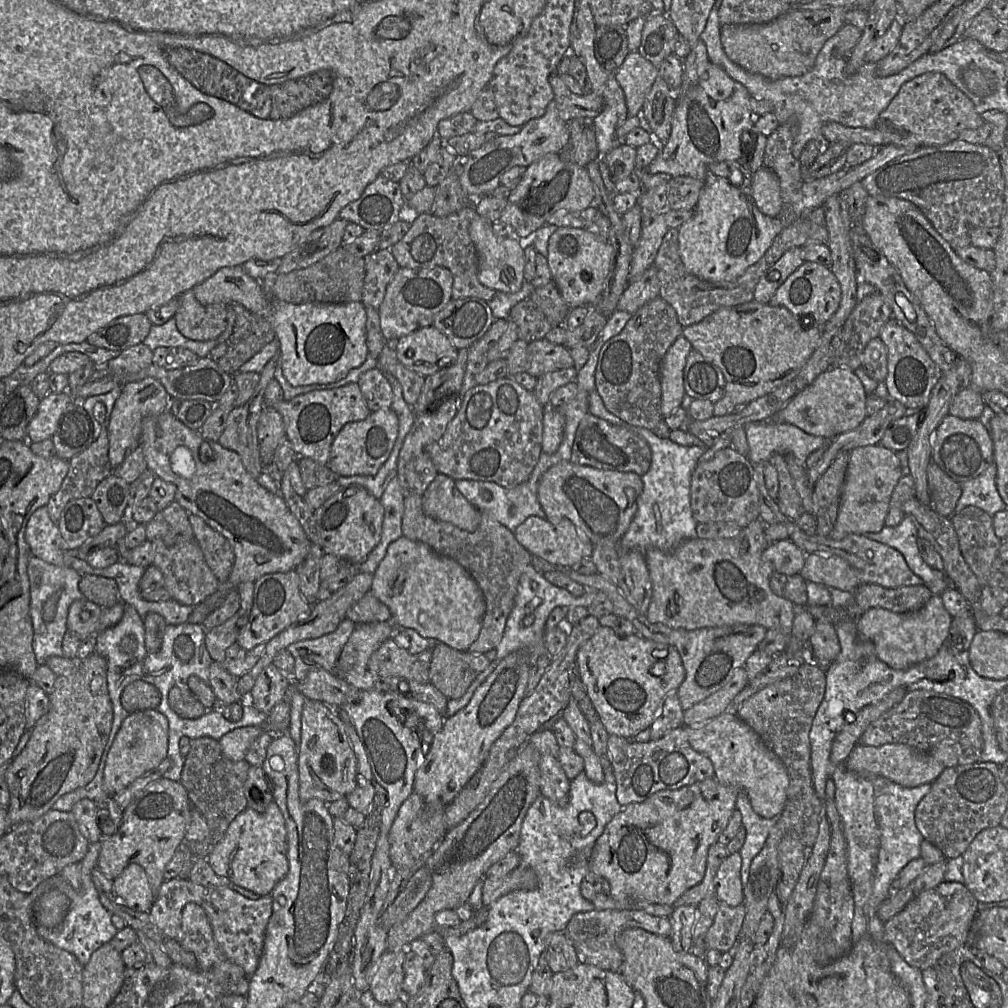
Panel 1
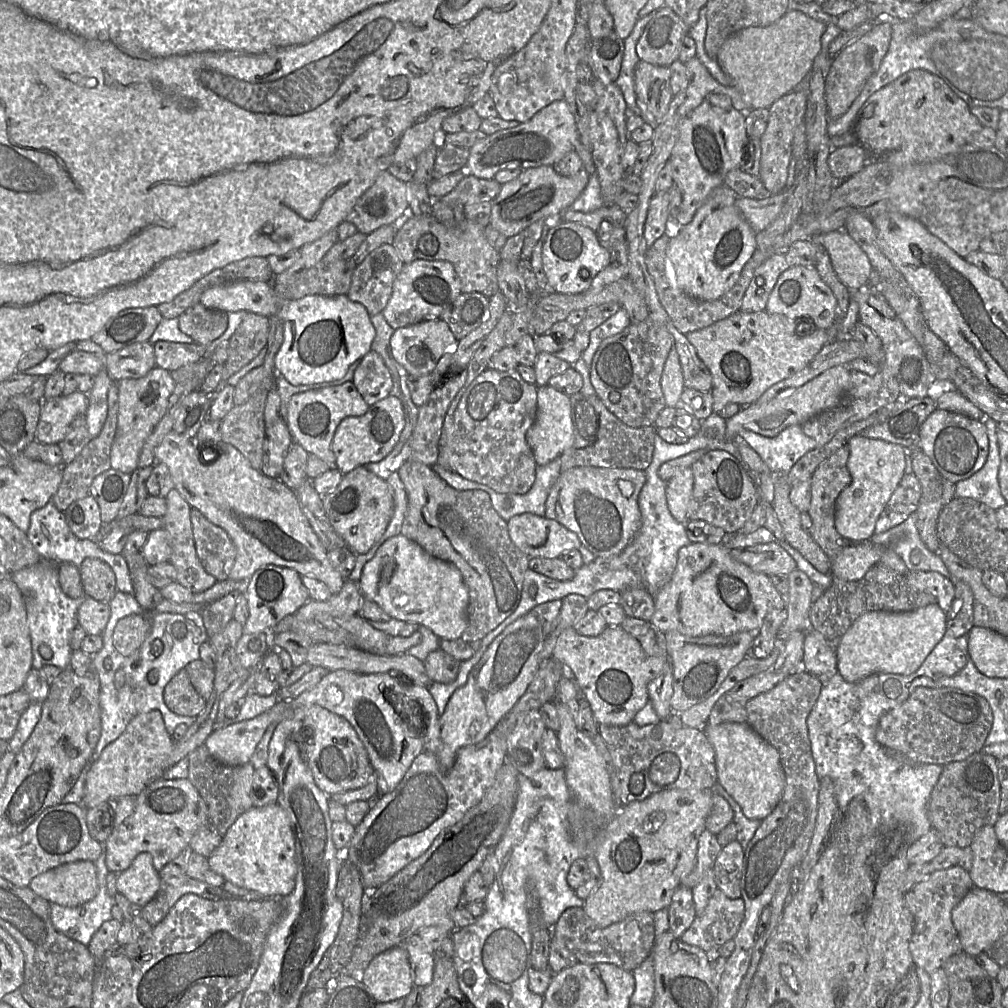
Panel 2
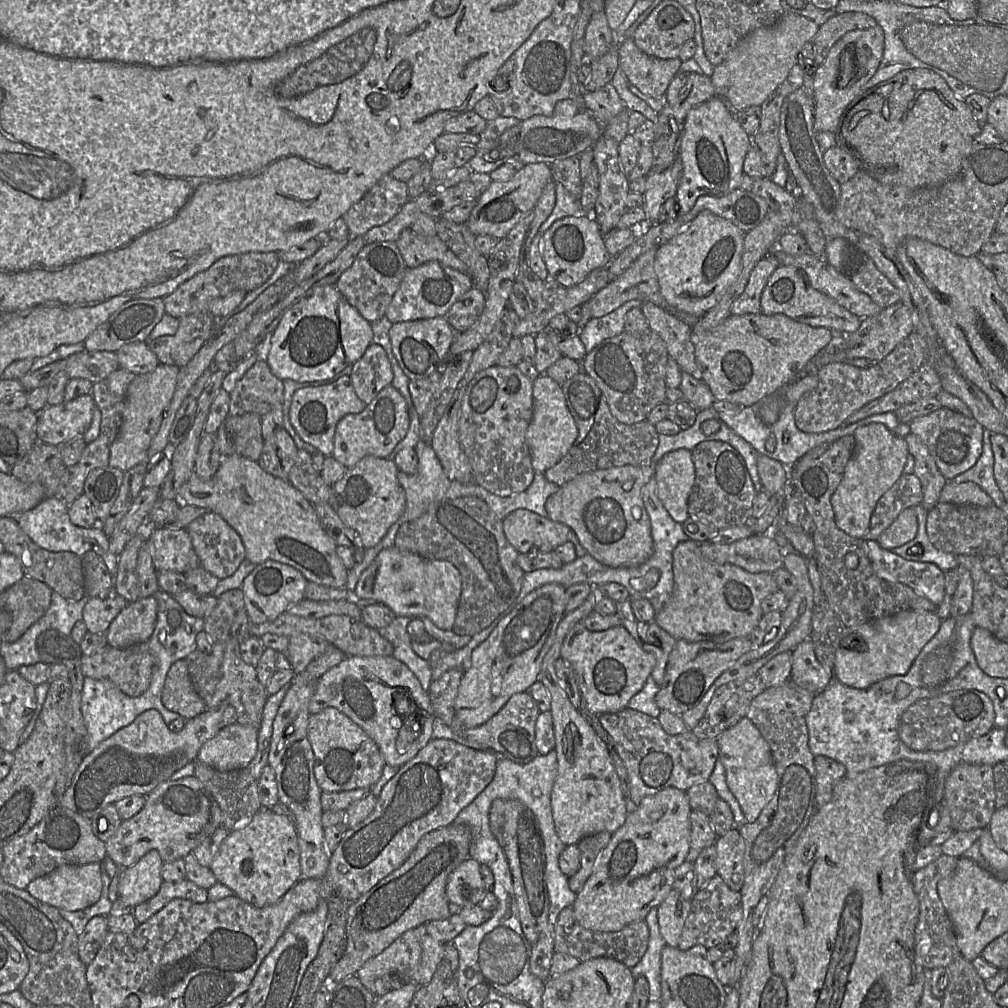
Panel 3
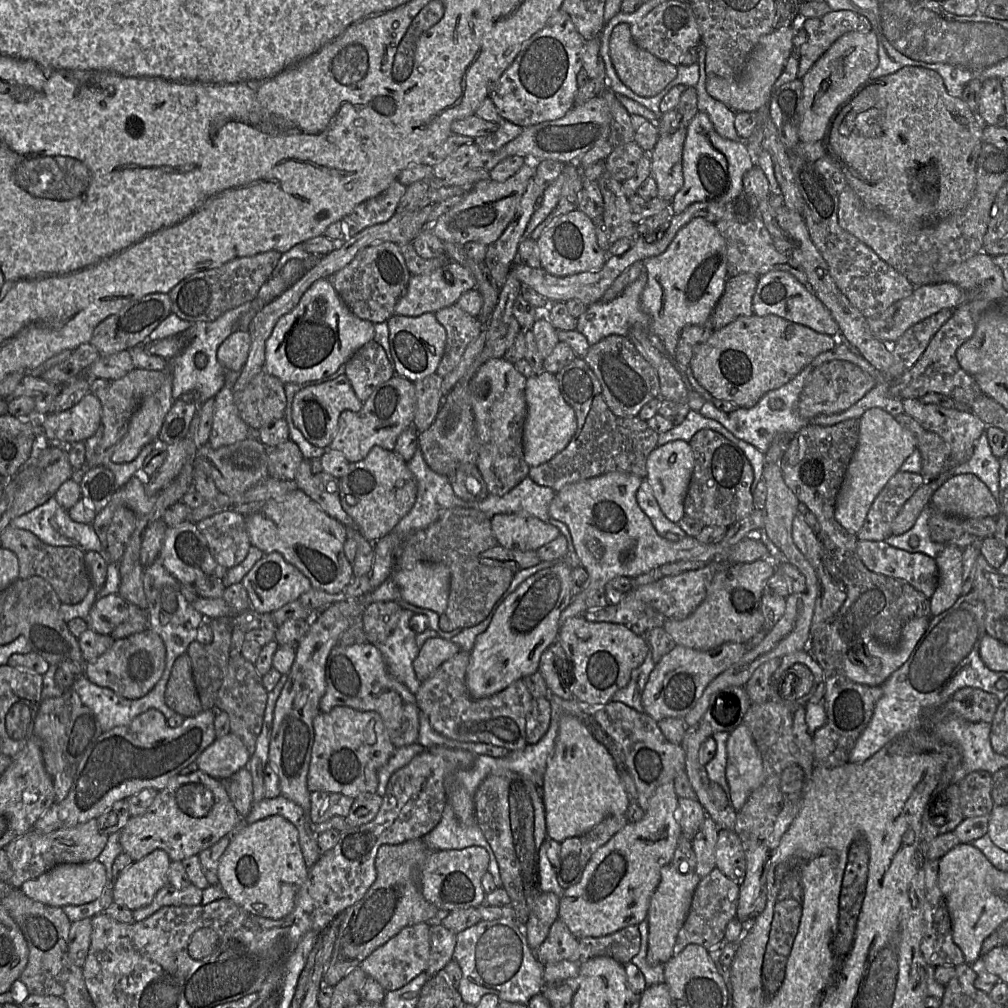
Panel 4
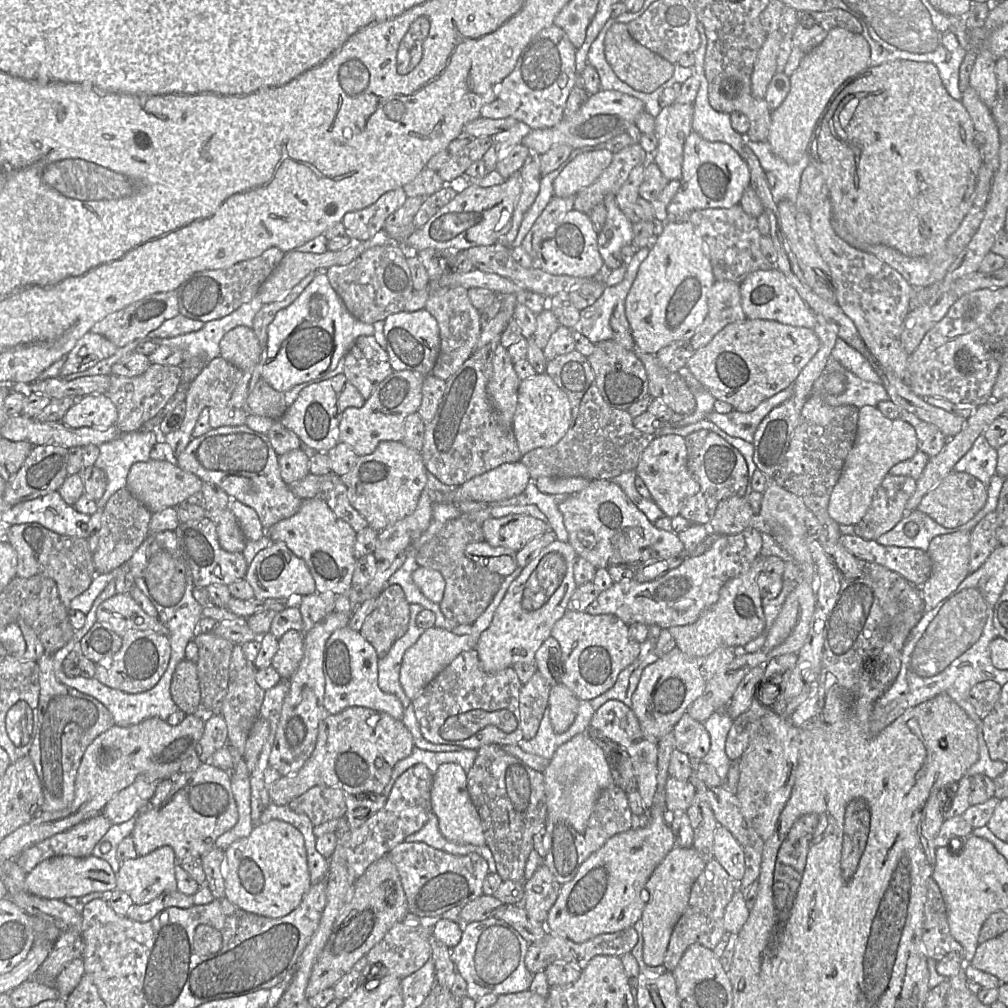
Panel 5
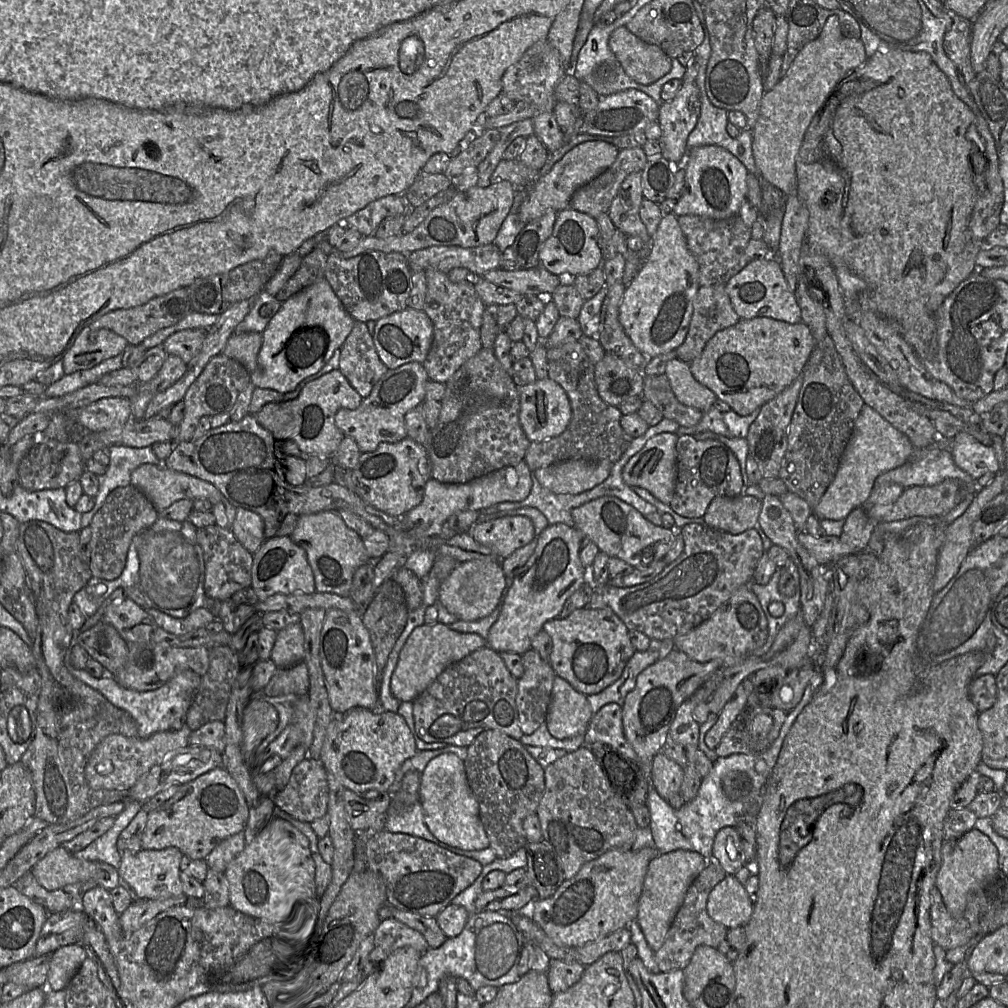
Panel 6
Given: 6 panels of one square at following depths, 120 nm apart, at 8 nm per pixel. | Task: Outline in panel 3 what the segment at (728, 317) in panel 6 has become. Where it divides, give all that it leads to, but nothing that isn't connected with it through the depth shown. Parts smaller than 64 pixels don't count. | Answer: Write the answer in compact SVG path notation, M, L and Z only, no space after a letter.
M772 254L761 259L753 268L744 291L733 302L730 315L761 313L761 294L769 277L779 266L778 260Z

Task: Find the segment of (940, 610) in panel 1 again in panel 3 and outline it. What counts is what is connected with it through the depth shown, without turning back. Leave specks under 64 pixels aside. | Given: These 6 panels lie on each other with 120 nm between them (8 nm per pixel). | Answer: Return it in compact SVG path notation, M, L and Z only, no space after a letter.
M905 610L859 625L854 632L854 635L856 635L854 640L851 635L844 639L845 641L849 638L848 641L852 642L852 645L848 647L842 642L843 646L841 645L835 652L835 679L846 686L864 689L888 676L906 674L924 645L939 631L941 622L942 619L940 619L936 612Z

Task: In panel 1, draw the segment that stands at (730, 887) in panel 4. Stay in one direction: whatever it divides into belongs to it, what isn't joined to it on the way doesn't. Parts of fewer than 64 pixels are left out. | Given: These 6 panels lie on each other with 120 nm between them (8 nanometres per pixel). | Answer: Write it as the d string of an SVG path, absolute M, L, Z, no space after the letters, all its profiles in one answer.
M719 903L713 924L705 936L707 949L716 949L722 953L732 951L738 942L744 918L743 905L732 907Z

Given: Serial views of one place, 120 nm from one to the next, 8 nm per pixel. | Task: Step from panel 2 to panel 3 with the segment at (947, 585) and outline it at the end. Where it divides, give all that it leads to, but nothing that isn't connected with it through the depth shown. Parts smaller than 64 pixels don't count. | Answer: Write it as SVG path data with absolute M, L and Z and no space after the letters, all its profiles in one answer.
M874 540L866 543L873 571L879 578L900 582L935 605L942 602L945 595L945 577L937 565L904 559L891 550L882 548Z

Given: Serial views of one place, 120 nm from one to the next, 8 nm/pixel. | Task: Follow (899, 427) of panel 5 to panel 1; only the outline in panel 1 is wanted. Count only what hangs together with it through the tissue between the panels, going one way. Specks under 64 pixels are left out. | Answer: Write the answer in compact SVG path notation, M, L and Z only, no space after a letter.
M880 444L853 449L850 453L836 522L829 538L841 540L849 534L865 535L880 532L885 526L892 494L902 475L900 459L893 450Z

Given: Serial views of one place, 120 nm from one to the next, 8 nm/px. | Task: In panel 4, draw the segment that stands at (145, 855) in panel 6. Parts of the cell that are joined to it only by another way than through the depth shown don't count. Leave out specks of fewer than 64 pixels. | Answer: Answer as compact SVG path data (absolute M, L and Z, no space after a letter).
M162 849L134 861L113 880L113 901L132 911L150 904L156 893L168 884L170 863L171 859Z

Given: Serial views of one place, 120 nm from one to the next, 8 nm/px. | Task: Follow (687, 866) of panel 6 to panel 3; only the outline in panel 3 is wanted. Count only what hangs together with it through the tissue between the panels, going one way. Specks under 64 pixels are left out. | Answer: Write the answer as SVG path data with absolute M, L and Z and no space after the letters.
M672 889L657 907L659 929L666 945L678 946L685 921L691 909L691 902Z

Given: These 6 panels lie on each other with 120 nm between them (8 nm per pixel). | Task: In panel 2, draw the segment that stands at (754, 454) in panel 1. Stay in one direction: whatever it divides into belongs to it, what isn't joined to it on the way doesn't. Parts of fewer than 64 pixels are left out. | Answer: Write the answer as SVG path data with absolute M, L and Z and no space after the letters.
M801 425L789 426L776 437L743 430L739 439L759 454L774 475L786 475L801 457L817 448L815 439L807 436Z

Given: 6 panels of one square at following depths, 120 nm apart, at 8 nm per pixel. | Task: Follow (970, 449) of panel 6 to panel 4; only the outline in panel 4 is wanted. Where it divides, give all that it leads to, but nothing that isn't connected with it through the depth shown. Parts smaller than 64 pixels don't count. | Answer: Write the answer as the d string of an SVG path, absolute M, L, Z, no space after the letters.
M986 429L980 435L970 458L957 466L945 468L931 483L934 493L951 476L970 473L977 476L990 490L995 500L999 499L999 459L996 458L989 446Z

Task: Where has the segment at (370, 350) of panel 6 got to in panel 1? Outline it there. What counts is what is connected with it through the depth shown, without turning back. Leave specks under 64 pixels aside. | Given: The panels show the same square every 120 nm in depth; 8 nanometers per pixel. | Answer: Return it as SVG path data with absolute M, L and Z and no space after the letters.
M378 367L364 372L357 384L371 412L391 407L392 388L386 375Z

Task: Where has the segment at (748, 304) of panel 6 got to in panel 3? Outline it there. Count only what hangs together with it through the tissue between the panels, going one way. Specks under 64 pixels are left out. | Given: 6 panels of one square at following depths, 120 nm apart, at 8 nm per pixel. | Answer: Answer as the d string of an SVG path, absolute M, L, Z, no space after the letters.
M779 266L769 277L761 294L761 313L768 316L783 314L810 327L824 327L844 335L855 332L862 322L833 298L813 288L805 273L792 266Z

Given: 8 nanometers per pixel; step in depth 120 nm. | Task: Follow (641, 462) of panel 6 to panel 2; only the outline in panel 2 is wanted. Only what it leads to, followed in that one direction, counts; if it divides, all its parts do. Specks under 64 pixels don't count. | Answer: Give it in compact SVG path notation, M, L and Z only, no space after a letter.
M691 467L678 470L666 481L666 500L669 511L674 519L686 523L687 509L692 496L694 476Z

